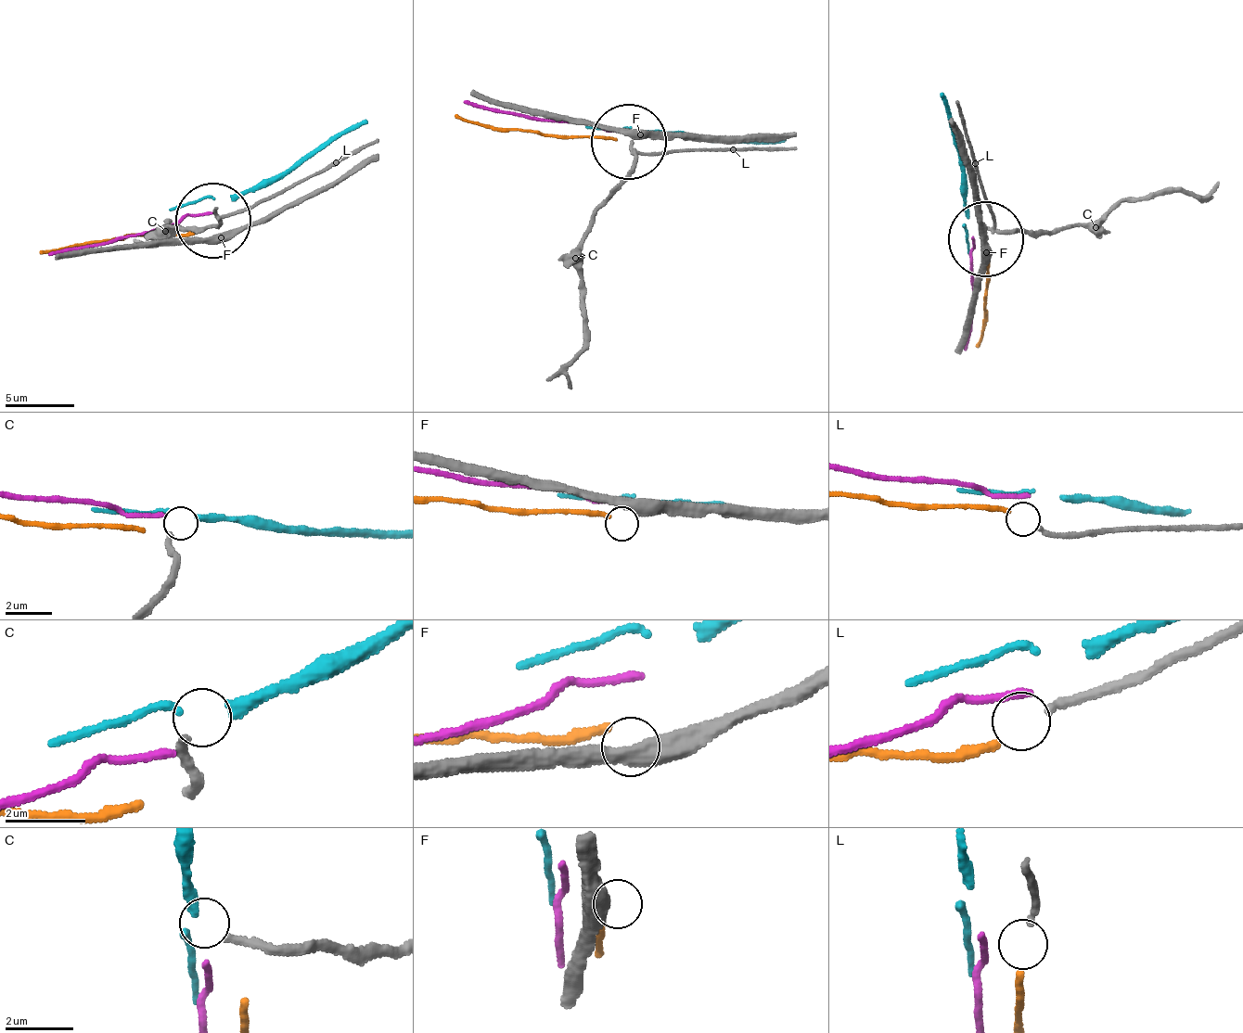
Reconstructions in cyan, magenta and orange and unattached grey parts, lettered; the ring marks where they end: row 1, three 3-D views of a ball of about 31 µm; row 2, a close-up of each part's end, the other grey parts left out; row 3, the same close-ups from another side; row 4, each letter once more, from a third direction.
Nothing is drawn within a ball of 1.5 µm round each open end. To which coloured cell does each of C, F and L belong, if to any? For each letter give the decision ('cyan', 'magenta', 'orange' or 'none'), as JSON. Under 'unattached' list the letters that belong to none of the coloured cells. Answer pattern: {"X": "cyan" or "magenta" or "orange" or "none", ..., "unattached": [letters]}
{"C": "cyan", "F": "none", "L": "orange", "unattached": ["F"]}

